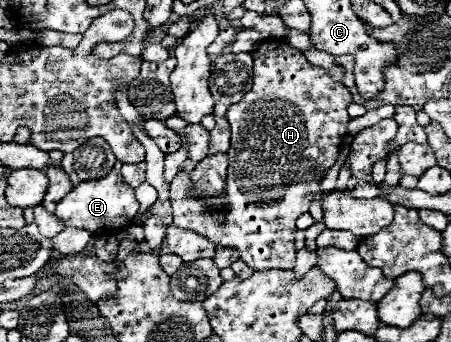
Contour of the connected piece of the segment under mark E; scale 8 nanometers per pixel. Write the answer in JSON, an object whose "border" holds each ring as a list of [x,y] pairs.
{"border":[[[112,169],[106,177],[96,181],[82,181],[76,185],[56,207],[56,215],[64,221],[66,227],[82,227],[90,231],[94,237],[96,233],[106,233],[108,236],[115,234],[133,220],[139,209],[135,192],[128,187],[121,173]]]}

